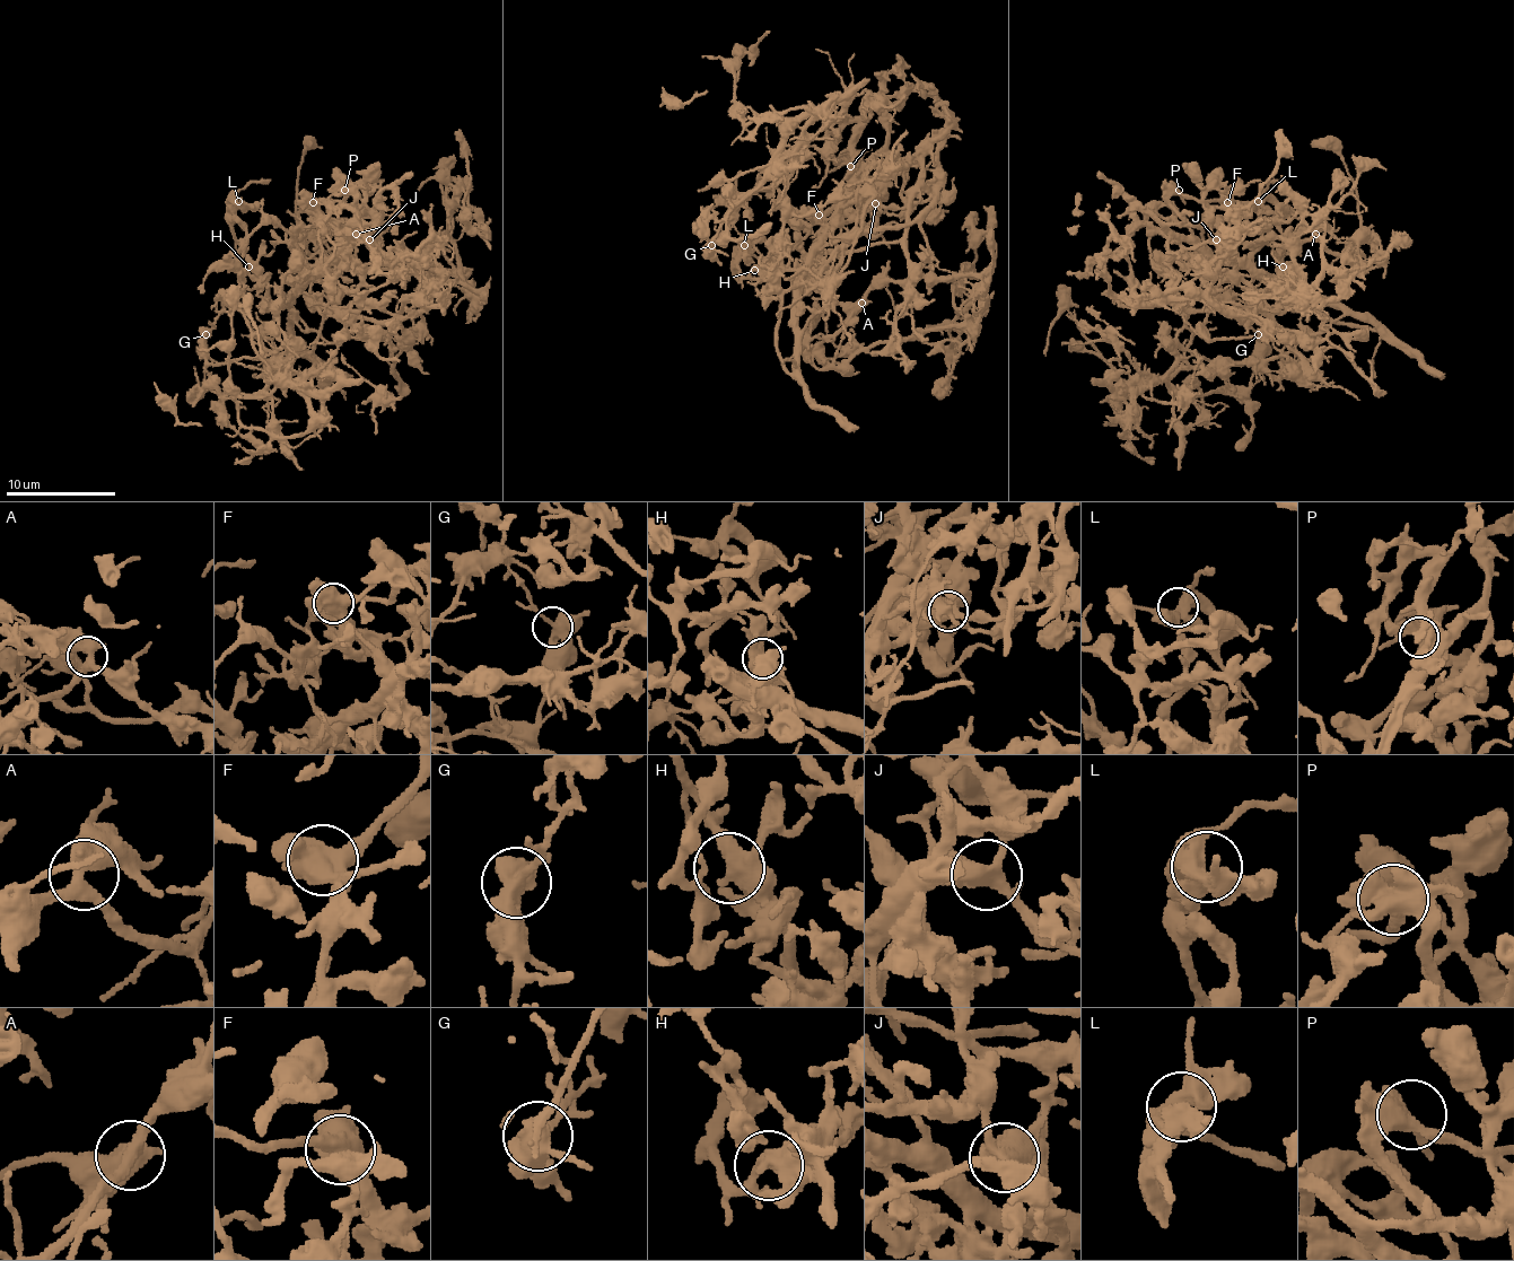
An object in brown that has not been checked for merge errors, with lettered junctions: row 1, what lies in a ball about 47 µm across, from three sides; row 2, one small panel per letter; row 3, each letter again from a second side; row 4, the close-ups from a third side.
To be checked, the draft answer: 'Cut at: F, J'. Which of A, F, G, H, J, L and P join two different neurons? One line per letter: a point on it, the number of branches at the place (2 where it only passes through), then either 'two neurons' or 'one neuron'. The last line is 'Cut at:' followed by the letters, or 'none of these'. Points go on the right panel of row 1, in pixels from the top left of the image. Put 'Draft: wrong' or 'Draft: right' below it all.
A: place (1315, 234); branches 3; one neuron
F: place (1227, 202); branches 3; two neurons
G: place (1258, 334); branches 3; one neuron
H: place (1283, 266); branches 3; one neuron
J: place (1216, 239); branches 4; two neurons
L: place (1258, 201); branches 3; one neuron
P: place (1179, 190); branches 3; one neuron
Cut at: F, J
Draft: right

